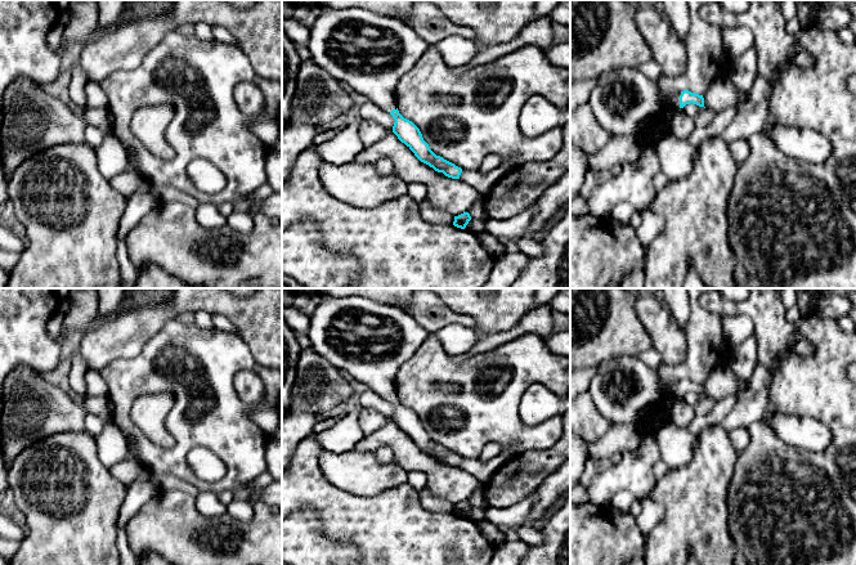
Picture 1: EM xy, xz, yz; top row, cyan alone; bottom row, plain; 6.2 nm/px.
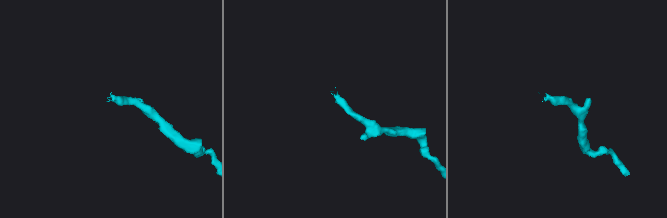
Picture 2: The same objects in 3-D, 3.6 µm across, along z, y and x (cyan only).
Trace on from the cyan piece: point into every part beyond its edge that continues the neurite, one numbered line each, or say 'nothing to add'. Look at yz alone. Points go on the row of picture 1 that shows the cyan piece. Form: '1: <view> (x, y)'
1: yz (624, 101)

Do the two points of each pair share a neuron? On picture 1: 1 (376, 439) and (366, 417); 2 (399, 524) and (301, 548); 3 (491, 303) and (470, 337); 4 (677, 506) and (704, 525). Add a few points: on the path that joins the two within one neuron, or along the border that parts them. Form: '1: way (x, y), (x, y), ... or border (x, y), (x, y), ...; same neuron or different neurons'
1: border (388, 421), (364, 436); different neurons
2: border (317, 516), (330, 538), (350, 541), (359, 551); different neurons
3: way (491, 312), (491, 318), (479, 330); same neuron
4: way (684, 506), (698, 519); same neuron

